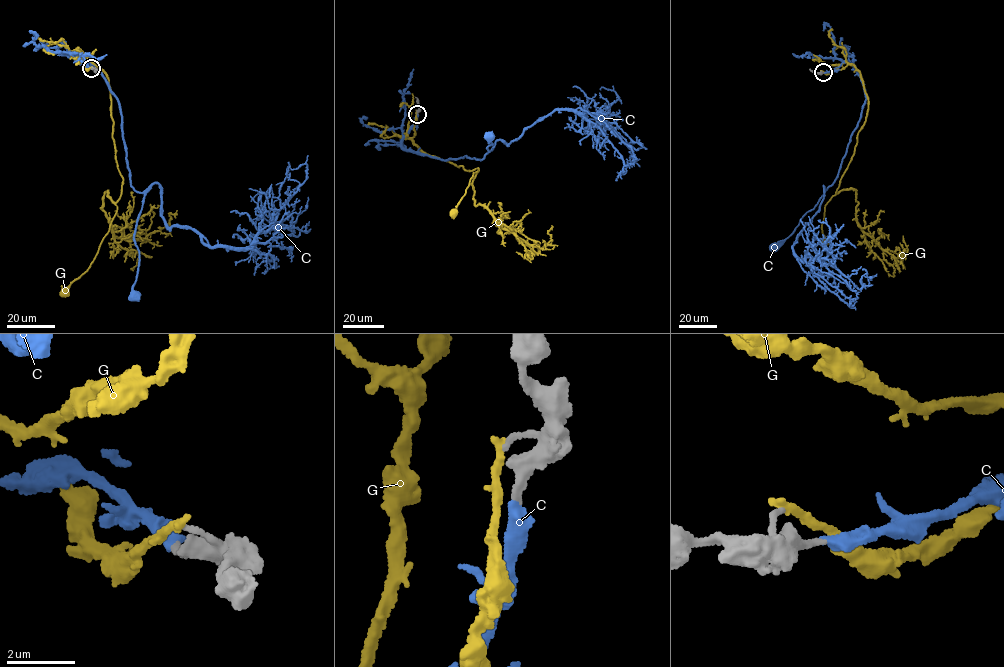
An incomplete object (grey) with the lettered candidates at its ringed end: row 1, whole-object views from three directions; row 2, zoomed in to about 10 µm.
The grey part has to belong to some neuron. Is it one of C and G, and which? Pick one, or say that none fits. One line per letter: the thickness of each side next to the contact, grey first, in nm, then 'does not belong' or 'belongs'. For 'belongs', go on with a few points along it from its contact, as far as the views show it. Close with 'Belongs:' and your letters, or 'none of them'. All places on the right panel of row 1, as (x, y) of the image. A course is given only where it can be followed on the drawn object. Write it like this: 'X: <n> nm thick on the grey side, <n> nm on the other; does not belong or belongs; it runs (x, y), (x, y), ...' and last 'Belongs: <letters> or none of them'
C: 300 nm thick on the grey side, 400 nm on the other; belongs; it runs (823, 73), (844, 61), (857, 71), (865, 98), (861, 115), (835, 180), (792, 234), (773, 247)
G: 170 nm thick on the grey side, 260 nm on the other; does not belong
Belongs: C

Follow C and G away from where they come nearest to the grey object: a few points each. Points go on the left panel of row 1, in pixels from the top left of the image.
C: (91, 68), (63, 53), (101, 73), (118, 101), (131, 185), (144, 195), (134, 235), (135, 296)
G: (92, 67), (77, 48), (108, 80), (122, 179), (101, 209), (112, 235), (145, 238), (177, 210)

